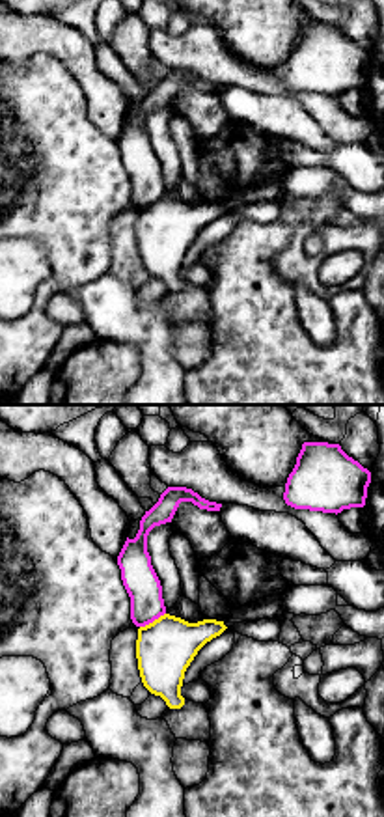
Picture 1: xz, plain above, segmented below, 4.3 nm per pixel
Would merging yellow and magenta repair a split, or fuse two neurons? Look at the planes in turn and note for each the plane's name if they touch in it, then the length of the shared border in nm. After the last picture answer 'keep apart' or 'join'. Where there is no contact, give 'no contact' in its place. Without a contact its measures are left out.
meets yellow in xz; contact 130 nm long

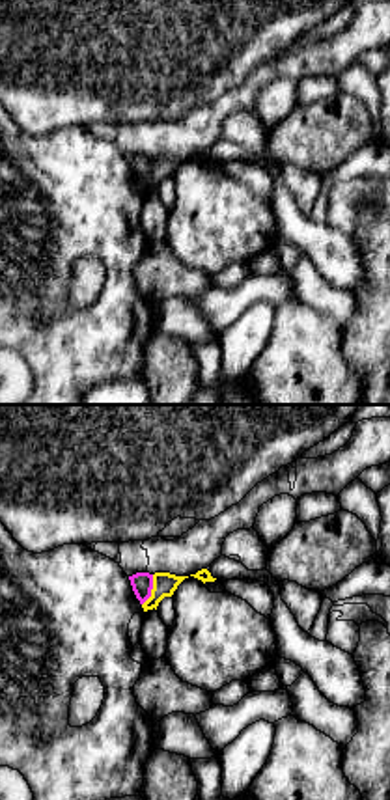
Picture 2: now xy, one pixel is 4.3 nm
meets yellow in xy; contact 140 nm long

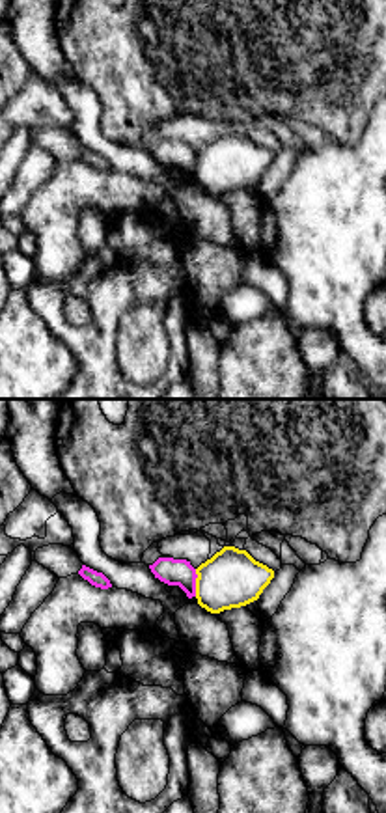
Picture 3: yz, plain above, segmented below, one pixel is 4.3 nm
meets yellow in yz; contact 120 nm long

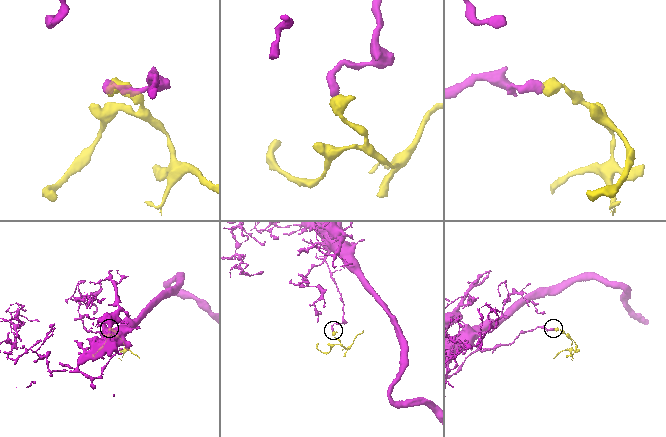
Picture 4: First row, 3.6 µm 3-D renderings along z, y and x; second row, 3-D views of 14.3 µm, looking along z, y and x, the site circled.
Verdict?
keep apart

